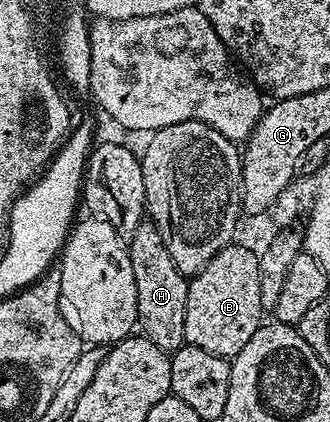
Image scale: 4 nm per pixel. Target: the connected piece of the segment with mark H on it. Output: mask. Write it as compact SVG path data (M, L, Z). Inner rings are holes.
M144 220L130 234L129 260L136 283L138 328L141 335L166 353L172 354L183 346L184 310L187 308L189 279L178 271L168 248L153 221Z

